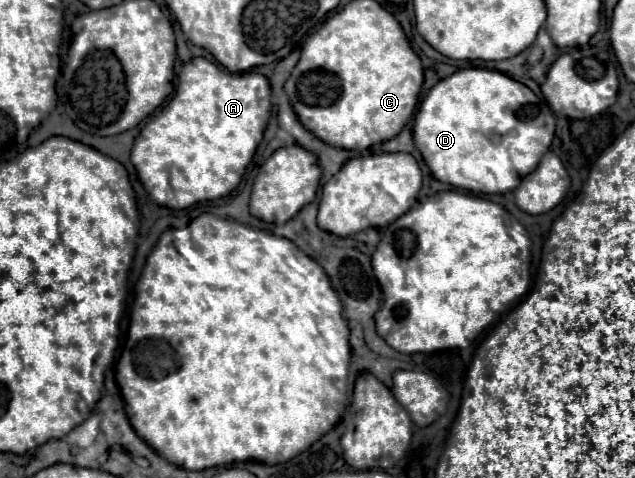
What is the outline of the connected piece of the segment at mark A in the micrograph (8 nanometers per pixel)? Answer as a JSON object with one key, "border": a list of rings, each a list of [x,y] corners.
{"border":[[[204,57],[188,61],[170,103],[152,117],[132,147],[132,165],[150,199],[170,209],[228,195],[254,157],[270,117],[270,85],[260,73],[230,73]]]}

